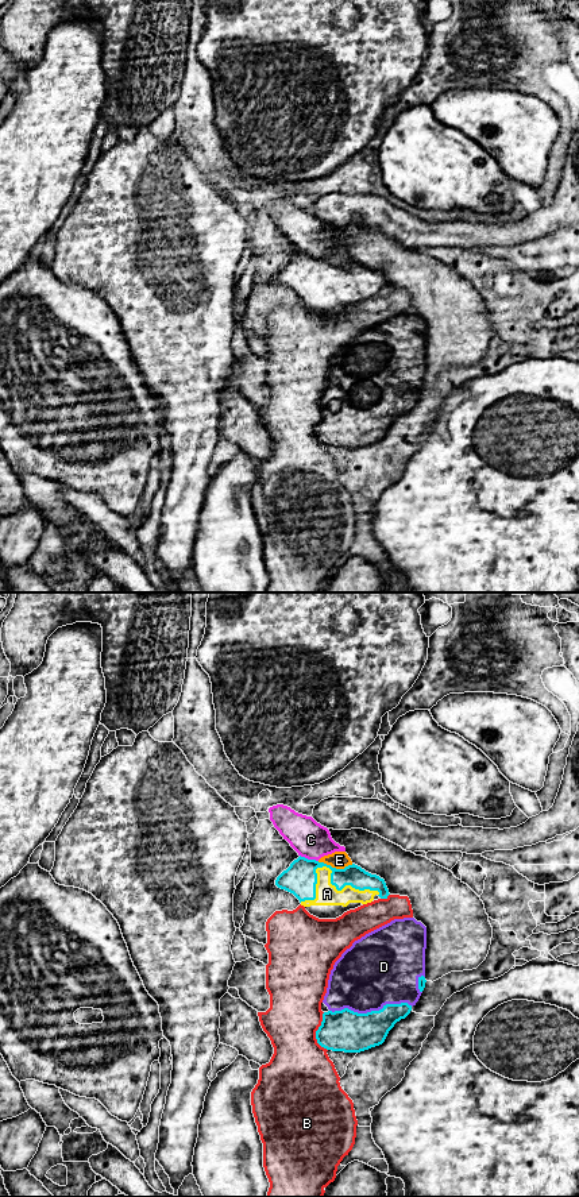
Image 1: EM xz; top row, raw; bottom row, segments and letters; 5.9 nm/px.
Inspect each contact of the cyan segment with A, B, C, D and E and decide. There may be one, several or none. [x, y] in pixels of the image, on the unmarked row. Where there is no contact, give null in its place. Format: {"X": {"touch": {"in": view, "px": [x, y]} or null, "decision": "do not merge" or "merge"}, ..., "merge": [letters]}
{"A": {"touch": {"in": "xz", "px": [332, 267]}, "decision": "merge"}, "B": {"touch": {"in": "xz", "px": [316, 428]}, "decision": "do not merge"}, "C": {"touch": {"in": "xz", "px": [309, 255]}, "decision": "do not merge"}, "D": {"touch": {"in": "xz", "px": [371, 406]}, "decision": "merge"}, "E": {"touch": {"in": "xz", "px": [335, 263]}, "decision": "do not merge"}, "merge": ["A", "D"]}

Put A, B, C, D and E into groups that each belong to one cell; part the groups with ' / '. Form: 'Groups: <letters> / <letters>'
Groups: A D / B / C E

